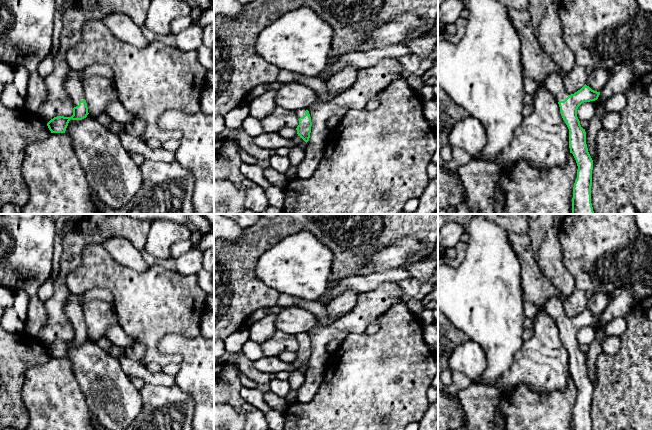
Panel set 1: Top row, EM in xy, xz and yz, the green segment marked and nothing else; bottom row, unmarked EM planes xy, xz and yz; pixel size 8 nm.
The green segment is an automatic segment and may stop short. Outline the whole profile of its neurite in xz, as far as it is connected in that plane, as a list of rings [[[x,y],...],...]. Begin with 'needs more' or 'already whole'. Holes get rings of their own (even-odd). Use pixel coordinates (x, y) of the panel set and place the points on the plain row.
needs more; [[[299,333],[297,335],[294,335],[294,337],[299,344],[299,349],[296,352],[297,358],[307,367],[310,362],[312,350],[309,335],[306,333]]]

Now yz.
needs more; [[[553,296],[544,305],[547,313],[557,324],[561,340],[569,353],[569,372],[578,394],[573,411],[572,430],[592,430],[591,410],[593,384],[586,368],[586,356],[580,349],[577,333],[584,326],[595,325],[600,316],[592,314],[586,308],[574,318],[569,319],[564,310],[564,298]]]

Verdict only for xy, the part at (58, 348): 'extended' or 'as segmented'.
extended

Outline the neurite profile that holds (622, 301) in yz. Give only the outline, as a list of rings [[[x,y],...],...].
[[[632,284],[620,287],[613,292],[606,309],[600,315],[598,324],[605,325],[618,317],[624,317],[636,304],[632,293]]]

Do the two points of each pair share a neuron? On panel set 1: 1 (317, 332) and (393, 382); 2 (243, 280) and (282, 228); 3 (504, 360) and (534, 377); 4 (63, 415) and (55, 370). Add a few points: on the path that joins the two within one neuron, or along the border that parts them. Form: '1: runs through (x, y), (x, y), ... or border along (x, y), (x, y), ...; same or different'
1: border along (363, 332), (349, 333), (343, 339); different
2: runs through (243, 265), (243, 260), (267, 236); same
3: border along (522, 344), (514, 356), (512, 365), (496, 382); different
4: runs through (56, 404), (55, 381); same

